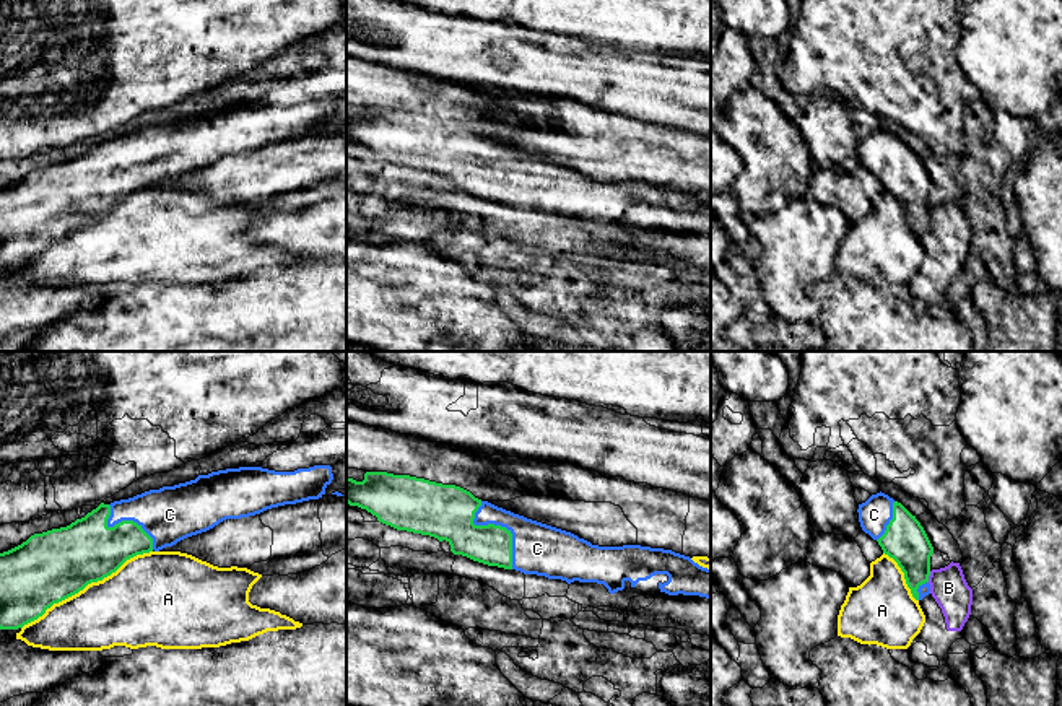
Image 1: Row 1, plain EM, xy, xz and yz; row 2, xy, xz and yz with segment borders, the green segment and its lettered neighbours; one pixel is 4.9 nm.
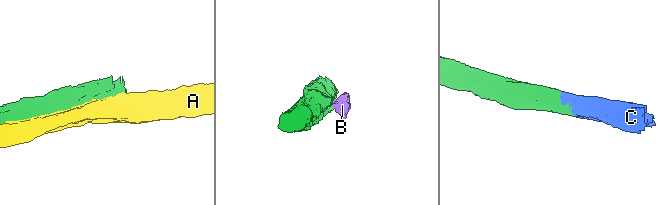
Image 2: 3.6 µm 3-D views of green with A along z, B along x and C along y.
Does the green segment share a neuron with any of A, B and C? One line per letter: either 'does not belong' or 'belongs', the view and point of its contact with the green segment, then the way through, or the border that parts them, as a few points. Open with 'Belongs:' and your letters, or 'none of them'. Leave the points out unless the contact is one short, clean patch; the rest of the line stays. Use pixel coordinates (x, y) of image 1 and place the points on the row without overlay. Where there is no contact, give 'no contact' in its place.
Belongs: C
A: does not belong; meets green in xy at (87, 220)
B: does not belong; meets green in yz at (929, 210); border along yz (931, 207), (927, 217)
C: belongs; meets green in xz at (500, 161)

